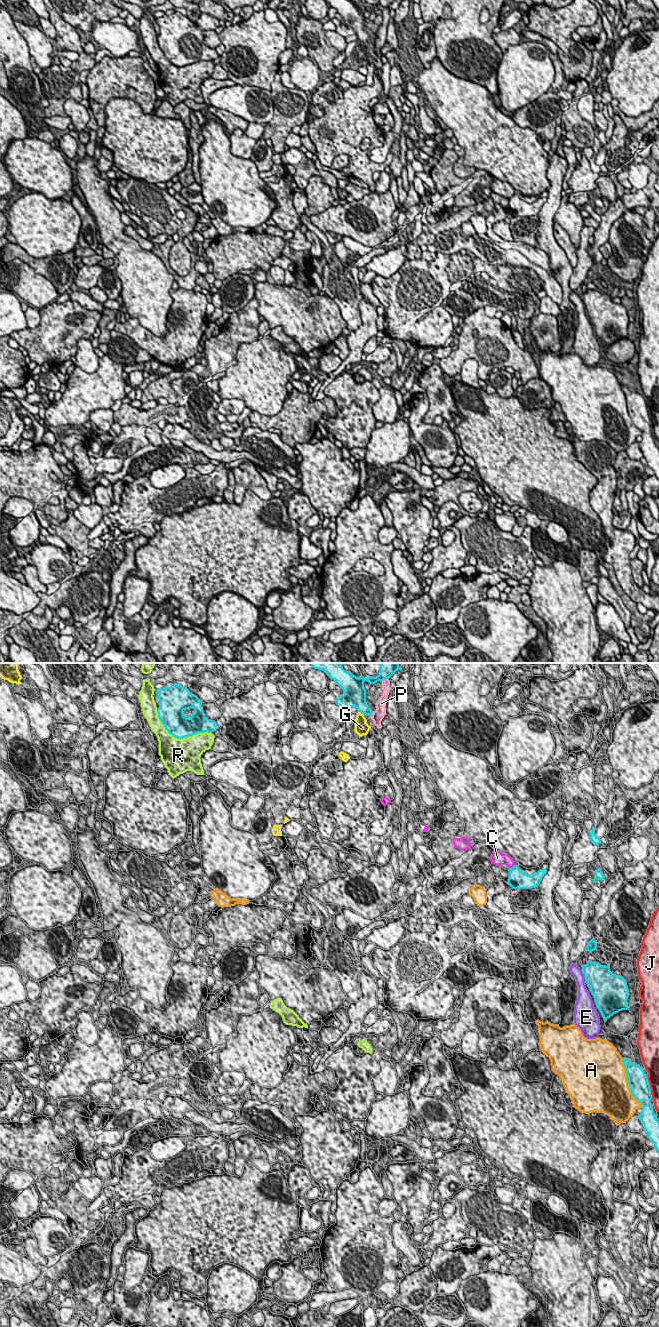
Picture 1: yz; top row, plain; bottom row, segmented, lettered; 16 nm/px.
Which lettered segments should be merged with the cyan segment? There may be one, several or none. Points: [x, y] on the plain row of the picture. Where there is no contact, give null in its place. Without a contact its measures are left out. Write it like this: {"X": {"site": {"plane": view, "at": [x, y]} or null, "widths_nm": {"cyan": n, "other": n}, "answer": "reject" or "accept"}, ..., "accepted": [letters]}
{"A": {"site": {"plane": "yz", "at": [628, 411]}, "widths_nm": {"cyan": 320, "other": 480}, "answer": "reject"}, "C": {"site": {"plane": "yz", "at": [512, 195]}, "widths_nm": {"cyan": 280, "other": 190}, "answer": "reject"}, "E": {"site": {"plane": "yz", "at": [584, 304]}, "widths_nm": {"cyan": 420, "other": 160}, "answer": "reject"}, "G": {"site": {"plane": "yz", "at": [361, 41]}, "widths_nm": {"cyan": 280, "other": 220}, "answer": "reject"}, "J": {"site": {"plane": "yz", "at": [649, 415]}, "widths_nm": {"cyan": 320, "other": 190}, "answer": "reject"}, "P": {"site": {"plane": "yz", "at": [384, 7]}, "widths_nm": {"cyan": 130, "other": 130}, "answer": "reject"}, "R": {"site": {"plane": "yz", "at": [178, 66]}, "widths_nm": {"cyan": 400, "other": 480}, "answer": "reject"}, "accepted": []}

